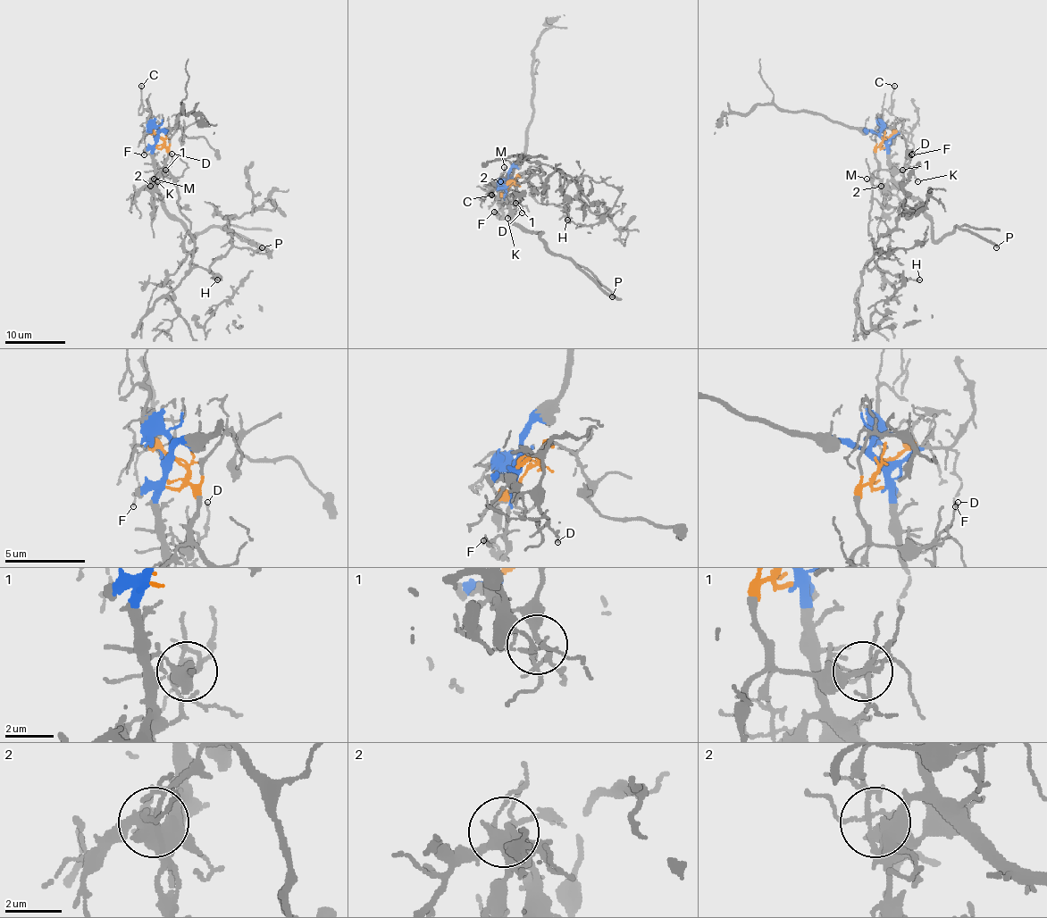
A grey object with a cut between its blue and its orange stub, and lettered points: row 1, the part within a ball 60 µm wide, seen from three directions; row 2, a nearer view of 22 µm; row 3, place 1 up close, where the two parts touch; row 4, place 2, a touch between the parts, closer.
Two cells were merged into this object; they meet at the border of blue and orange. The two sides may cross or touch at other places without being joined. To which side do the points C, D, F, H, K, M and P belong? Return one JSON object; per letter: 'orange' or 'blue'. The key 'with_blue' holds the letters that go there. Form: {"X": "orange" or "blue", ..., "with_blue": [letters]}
{"C": "blue", "D": "orange", "F": "blue", "H": "orange", "K": "blue", "M": "blue", "P": "blue", "with_blue": ["C", "F", "K", "M", "P"]}

